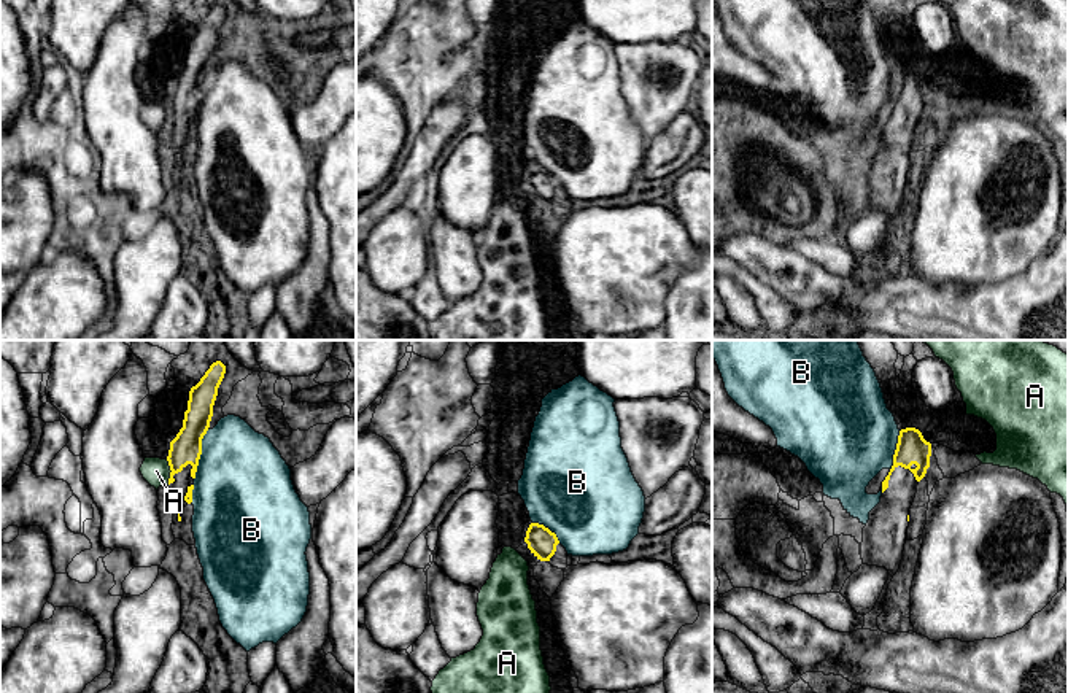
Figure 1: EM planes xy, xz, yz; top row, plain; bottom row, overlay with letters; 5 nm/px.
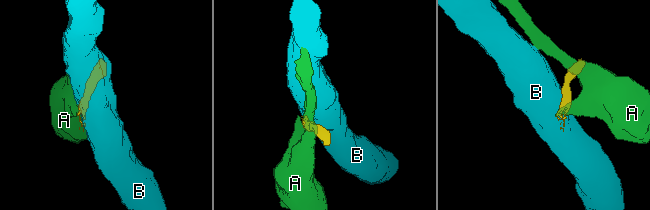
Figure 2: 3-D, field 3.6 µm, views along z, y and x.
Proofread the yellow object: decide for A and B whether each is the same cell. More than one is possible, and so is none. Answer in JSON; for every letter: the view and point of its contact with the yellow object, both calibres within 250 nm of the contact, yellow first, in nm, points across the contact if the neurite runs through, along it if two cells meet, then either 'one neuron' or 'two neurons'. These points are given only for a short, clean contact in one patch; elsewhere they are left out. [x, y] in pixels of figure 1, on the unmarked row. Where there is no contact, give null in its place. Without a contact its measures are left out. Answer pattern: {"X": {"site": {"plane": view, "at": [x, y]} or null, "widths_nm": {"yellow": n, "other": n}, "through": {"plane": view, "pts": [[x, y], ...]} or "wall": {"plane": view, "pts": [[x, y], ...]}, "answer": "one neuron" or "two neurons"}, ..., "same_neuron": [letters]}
{"A": {"site": {"plane": "xy", "at": [170, 116]}, "widths_nm": {"yellow": 160, "other": 140}, "answer": "two neurons"}, "B": {"site": {"plane": "xy", "at": [201, 97]}, "widths_nm": {"yellow": 160, "other": 460}, "answer": "two neurons"}, "same_neuron": []}

